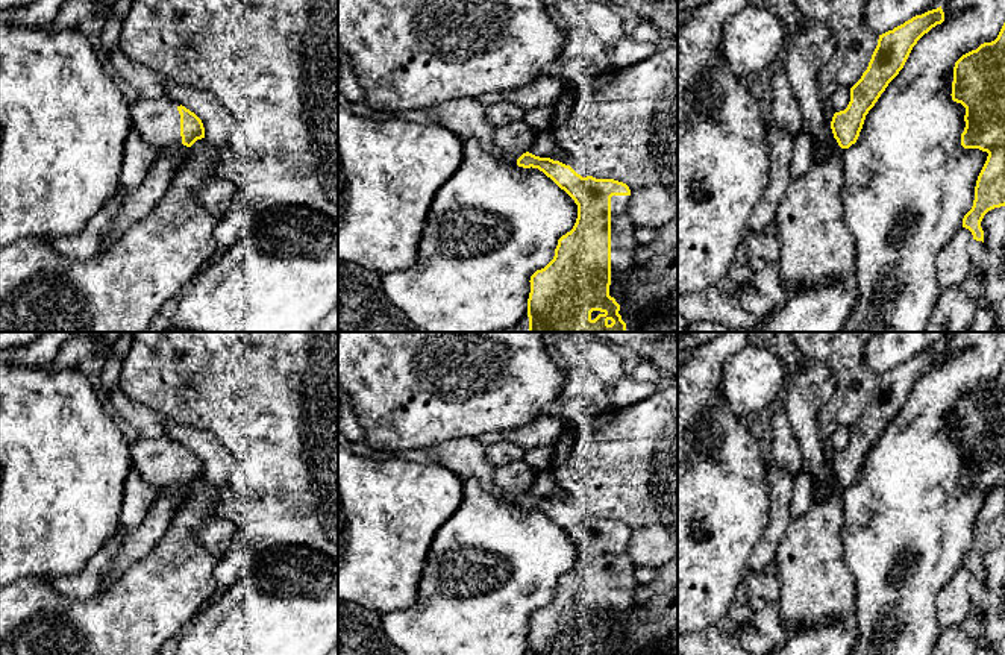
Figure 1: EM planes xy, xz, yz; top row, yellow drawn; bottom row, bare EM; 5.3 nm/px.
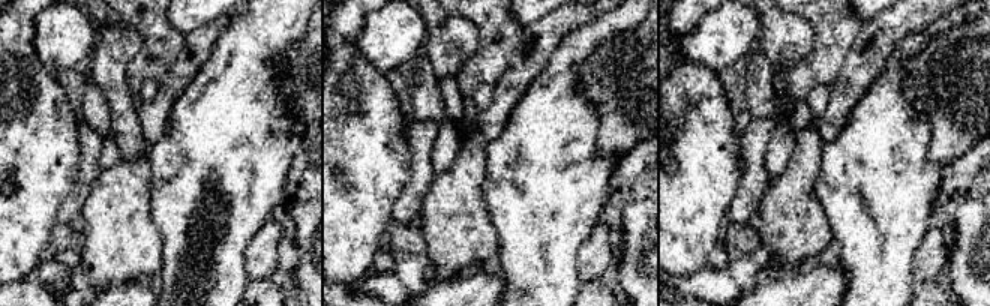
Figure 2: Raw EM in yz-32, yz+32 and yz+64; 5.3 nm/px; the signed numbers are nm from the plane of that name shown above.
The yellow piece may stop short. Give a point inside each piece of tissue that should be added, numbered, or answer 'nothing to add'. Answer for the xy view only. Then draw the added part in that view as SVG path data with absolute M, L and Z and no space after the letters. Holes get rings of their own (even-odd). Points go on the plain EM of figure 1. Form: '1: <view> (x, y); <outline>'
1: xy (158, 461); M138 438L130 444L130 458L141 478L156 488L180 485L180 443L168 438Z

